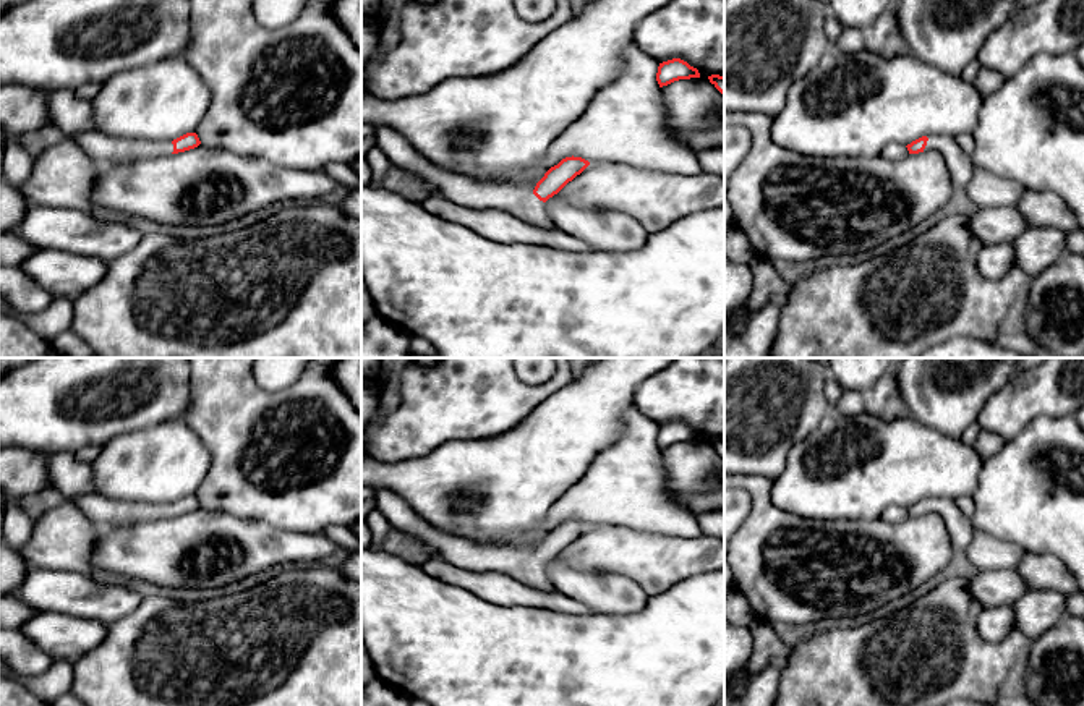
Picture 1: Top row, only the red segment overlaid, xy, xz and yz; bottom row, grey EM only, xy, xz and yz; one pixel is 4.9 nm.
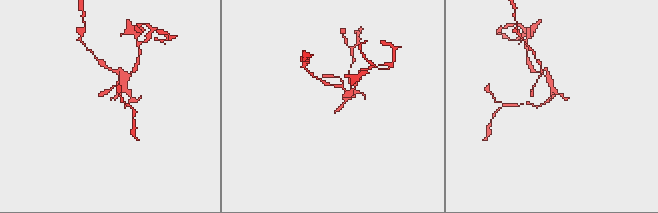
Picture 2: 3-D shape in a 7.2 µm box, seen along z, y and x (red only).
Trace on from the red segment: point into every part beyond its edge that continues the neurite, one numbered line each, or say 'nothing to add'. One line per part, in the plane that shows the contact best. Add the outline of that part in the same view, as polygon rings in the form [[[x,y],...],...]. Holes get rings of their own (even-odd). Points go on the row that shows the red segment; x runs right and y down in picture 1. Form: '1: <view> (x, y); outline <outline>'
1: xz (519, 201); outline [[[392,128],[382,131],[379,146],[395,167],[431,181],[444,198],[455,204],[475,211],[504,211],[531,227],[553,228],[546,204],[533,194],[536,185],[484,183],[446,172],[416,152],[408,139]]]

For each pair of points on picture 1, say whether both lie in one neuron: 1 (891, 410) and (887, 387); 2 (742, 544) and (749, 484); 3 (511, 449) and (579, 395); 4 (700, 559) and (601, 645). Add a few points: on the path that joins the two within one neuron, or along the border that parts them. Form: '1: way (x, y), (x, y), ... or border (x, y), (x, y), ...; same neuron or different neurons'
1: way (888, 405), (887, 392); same neuron
2: way (757, 530), (759, 499); same neuron
3: way (527, 447), (563, 412); same neuron
4: border (697, 574), (650, 595); different neurons

